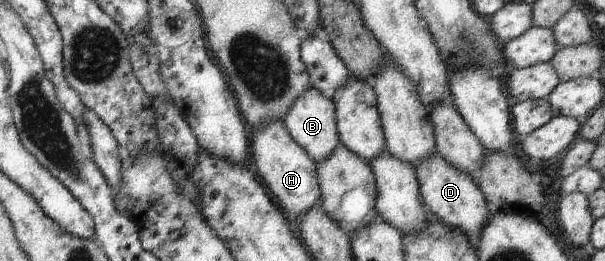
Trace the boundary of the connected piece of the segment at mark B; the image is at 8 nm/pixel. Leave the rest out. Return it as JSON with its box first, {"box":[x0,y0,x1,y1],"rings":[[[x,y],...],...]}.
{"box":[283,87,342,164],"rings":[[[311,87],[296,102],[292,102],[292,106],[283,120],[290,138],[298,146],[302,146],[302,150],[308,154],[308,158],[314,164],[320,164],[322,160],[330,158],[330,154],[334,154],[334,150],[338,150],[338,146],[342,146],[338,137],[335,112],[332,100],[325,98],[318,90]]]}

